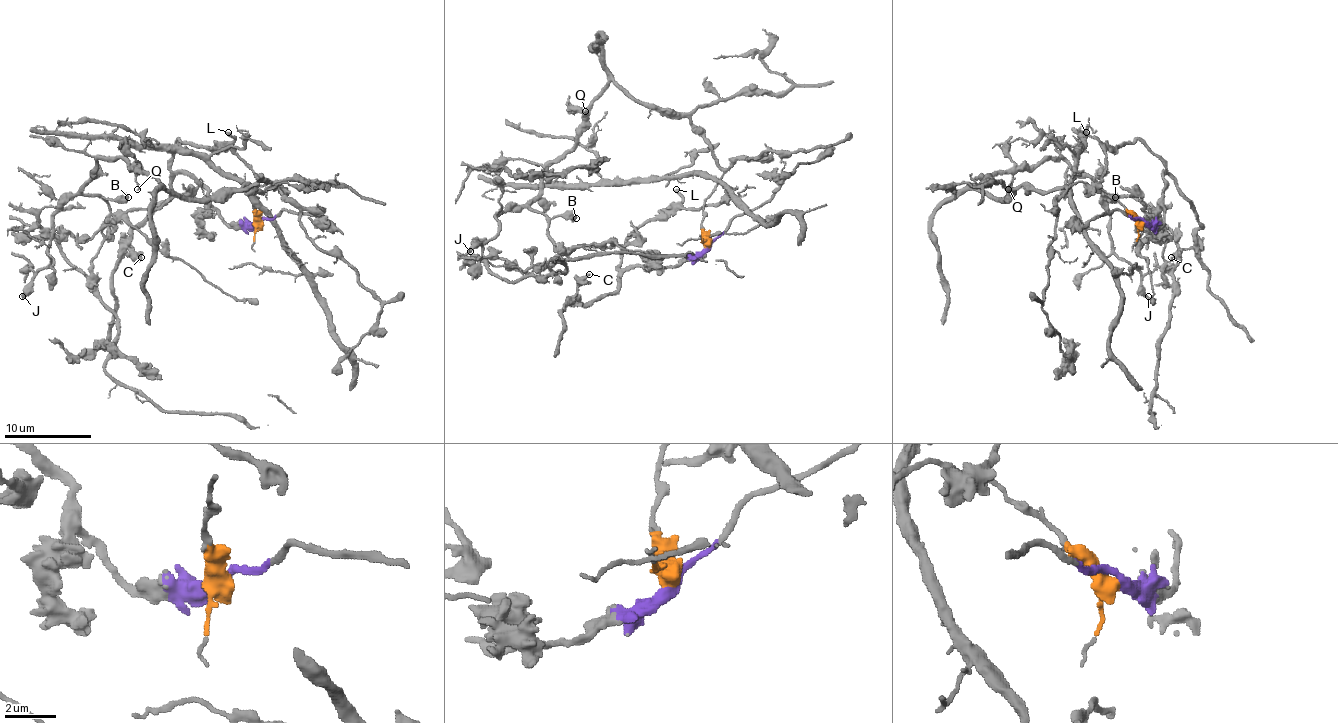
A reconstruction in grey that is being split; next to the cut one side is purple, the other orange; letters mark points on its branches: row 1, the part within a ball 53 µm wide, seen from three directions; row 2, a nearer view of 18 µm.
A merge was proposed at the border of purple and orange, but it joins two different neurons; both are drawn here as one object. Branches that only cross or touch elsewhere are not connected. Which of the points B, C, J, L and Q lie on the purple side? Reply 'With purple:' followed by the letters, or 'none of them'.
With purple: C, L

